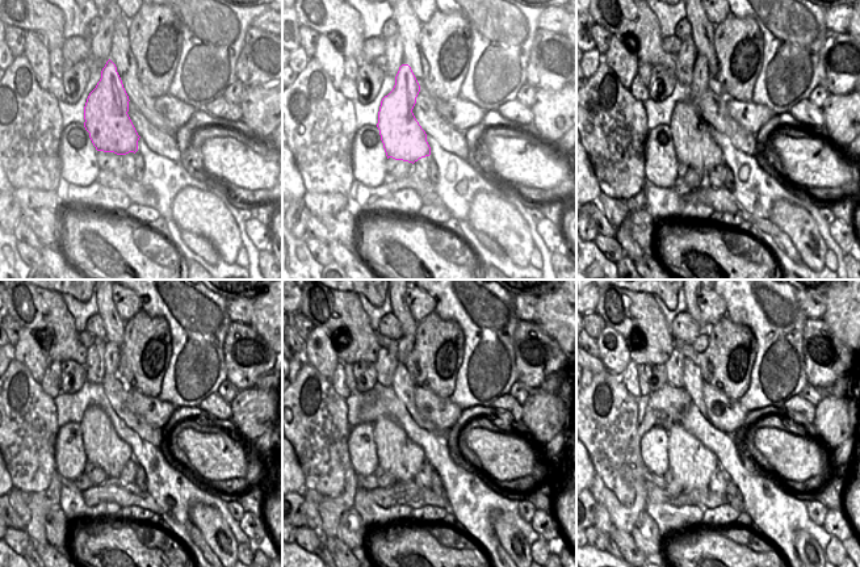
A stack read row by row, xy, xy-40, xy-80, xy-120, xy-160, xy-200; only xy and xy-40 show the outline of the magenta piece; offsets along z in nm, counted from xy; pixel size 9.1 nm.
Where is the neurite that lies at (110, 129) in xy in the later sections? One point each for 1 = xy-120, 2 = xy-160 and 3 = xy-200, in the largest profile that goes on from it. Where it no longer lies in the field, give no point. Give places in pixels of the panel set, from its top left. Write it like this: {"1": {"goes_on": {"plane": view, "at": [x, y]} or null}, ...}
{"1": {"goes_on": {"plane": "xy-120", "at": [103, 446]}}, "2": {"goes_on": {"plane": "xy-160", "at": [399, 456]}}, "3": {"goes_on": {"plane": "xy-200", "at": [691, 462]}}}

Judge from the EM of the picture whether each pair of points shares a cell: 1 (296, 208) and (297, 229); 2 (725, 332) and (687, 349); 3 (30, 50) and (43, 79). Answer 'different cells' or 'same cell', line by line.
1: same cell
2: same cell
3: same cell

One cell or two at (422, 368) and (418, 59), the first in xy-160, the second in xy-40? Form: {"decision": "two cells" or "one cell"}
{"decision": "two cells"}

